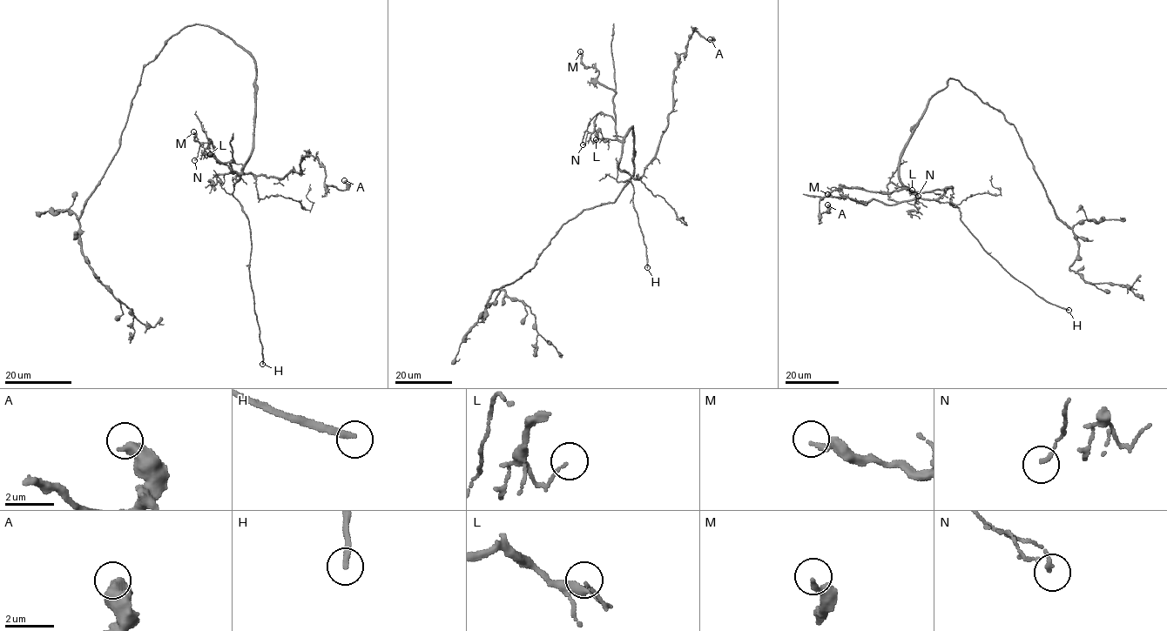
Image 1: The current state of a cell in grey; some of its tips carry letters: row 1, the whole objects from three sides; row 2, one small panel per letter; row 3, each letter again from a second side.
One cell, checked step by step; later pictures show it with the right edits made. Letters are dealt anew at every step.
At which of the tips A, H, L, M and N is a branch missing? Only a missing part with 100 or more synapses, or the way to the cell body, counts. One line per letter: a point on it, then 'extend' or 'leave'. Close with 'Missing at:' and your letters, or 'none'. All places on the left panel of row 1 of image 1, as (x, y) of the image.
A: (344, 180) | leave
H: (262, 364) | extend
L: (210, 154) | leave
M: (193, 131) | leave
N: (194, 160) | leave
Missing at: H

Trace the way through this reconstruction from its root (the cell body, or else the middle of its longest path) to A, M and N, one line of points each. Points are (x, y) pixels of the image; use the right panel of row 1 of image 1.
A: (947, 83), (909, 139), (899, 180), (928, 199), (952, 188), (838, 188), (819, 213), (827, 204)
M: (947, 83), (930, 99), (900, 159), (899, 180), (917, 198), (892, 204), (872, 199), (864, 205), (827, 194)
N: (947, 83), (930, 99), (900, 159), (899, 180), (917, 198), (891, 199), (887, 184), (906, 185), (918, 196)

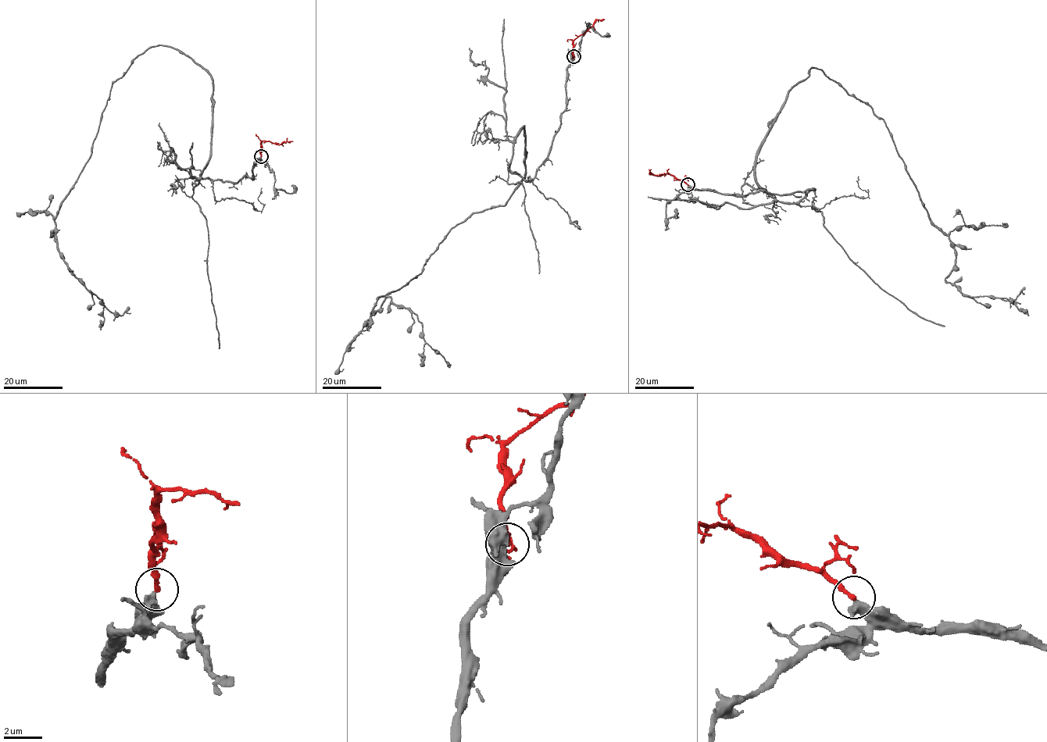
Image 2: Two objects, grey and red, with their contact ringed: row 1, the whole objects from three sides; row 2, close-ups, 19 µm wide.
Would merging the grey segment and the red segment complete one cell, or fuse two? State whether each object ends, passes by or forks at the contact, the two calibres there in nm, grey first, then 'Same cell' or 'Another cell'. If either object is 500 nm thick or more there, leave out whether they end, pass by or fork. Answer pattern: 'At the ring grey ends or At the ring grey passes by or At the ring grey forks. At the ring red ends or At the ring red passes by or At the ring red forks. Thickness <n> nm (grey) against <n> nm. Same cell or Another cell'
At the ring grey ends. At the ring red ends. Thickness 480 nm (grey) against 280 nm. Same cell

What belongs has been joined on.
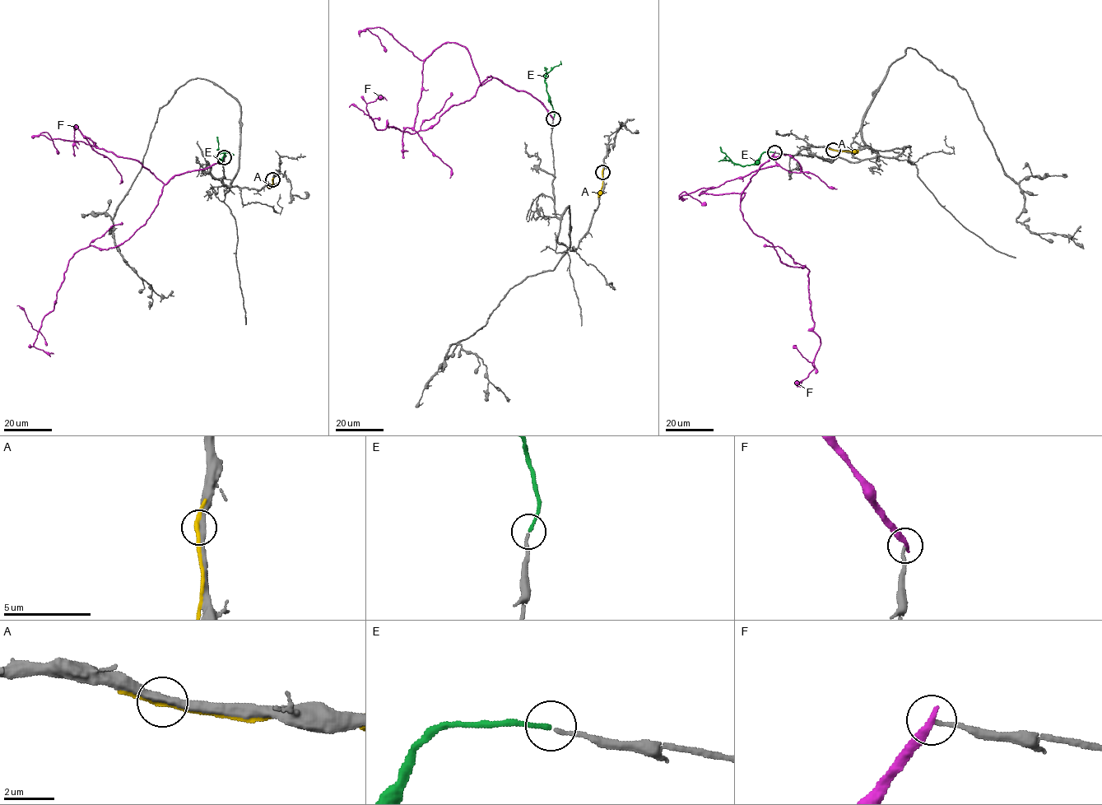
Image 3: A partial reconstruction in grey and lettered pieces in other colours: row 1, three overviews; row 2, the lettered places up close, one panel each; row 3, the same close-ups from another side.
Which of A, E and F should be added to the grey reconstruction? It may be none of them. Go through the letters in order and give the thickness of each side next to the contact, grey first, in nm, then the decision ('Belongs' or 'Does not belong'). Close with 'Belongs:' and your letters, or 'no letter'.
A: Thickness 360 nm (grey) against 200 nm. Does not belong
E: Thickness 140 nm (grey) against 170 nm. Belongs
F: Thickness 140 nm (grey) against 320 nm. Does not belong
Belongs: E

